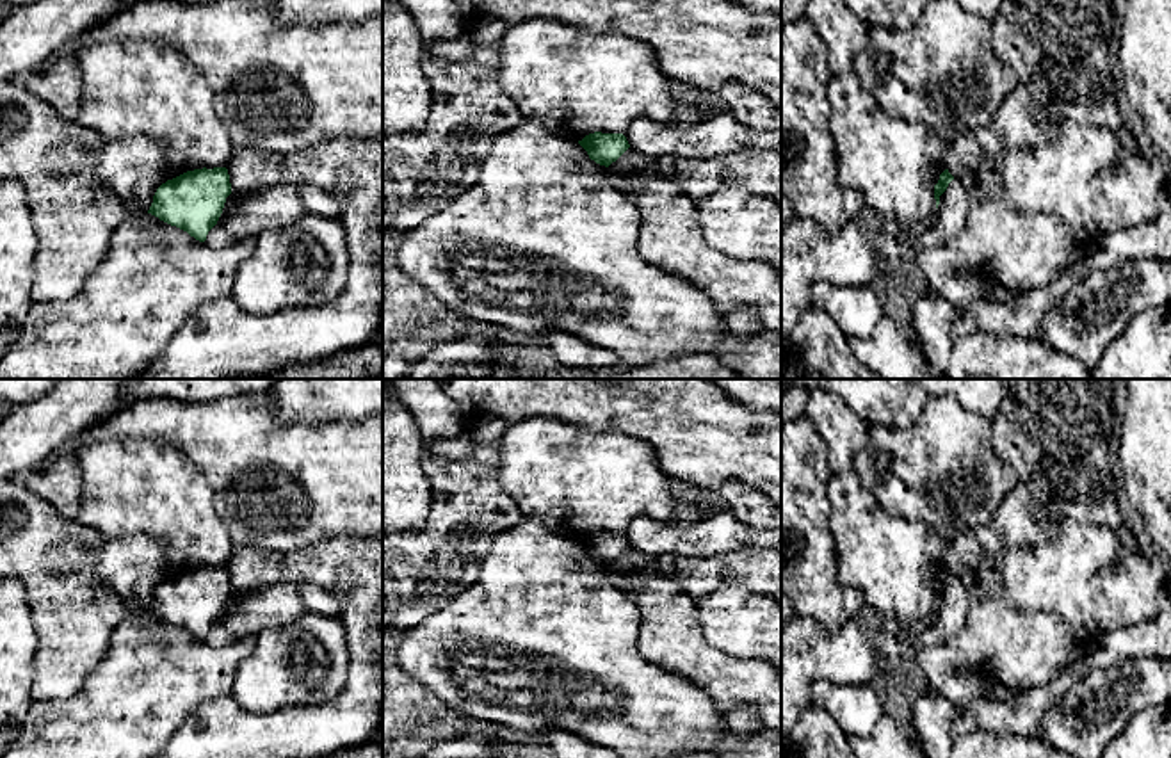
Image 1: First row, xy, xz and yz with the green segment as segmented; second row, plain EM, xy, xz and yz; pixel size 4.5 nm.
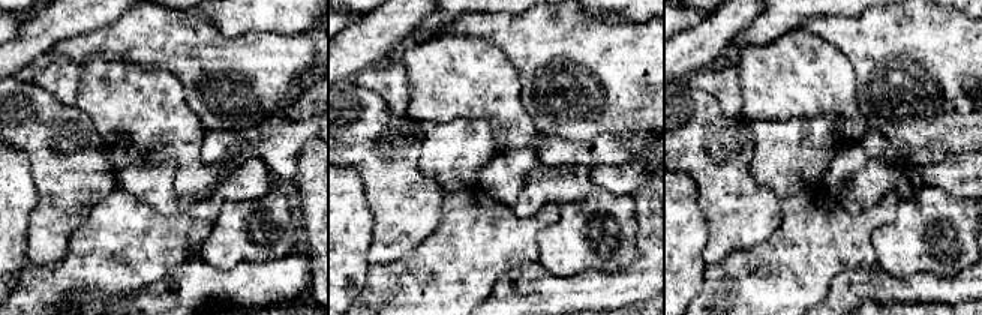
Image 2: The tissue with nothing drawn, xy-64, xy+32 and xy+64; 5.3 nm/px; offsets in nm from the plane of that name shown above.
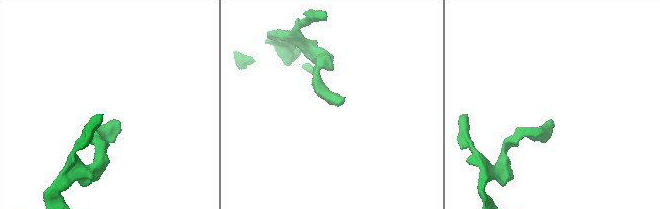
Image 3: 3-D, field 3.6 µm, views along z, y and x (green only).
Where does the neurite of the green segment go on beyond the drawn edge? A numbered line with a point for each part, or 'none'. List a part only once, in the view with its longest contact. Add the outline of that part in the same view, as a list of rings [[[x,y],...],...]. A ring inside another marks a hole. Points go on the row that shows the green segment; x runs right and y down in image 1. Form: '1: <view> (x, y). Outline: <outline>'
none

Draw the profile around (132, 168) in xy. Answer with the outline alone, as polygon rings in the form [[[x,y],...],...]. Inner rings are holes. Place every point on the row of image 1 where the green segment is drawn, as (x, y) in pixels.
[[[137,133],[105,139],[100,148],[96,183],[110,190],[126,214],[148,214],[157,189],[173,178],[173,158],[162,139]]]

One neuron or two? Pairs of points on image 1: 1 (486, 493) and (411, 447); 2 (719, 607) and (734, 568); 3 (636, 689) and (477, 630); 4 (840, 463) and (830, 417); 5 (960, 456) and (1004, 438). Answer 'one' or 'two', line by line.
1: two
2: two
3: one
4: one
5: two

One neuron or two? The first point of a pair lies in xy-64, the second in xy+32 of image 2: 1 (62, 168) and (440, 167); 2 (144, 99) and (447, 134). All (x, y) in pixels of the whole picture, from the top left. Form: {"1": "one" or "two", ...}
{"1": "two", "2": "two"}

